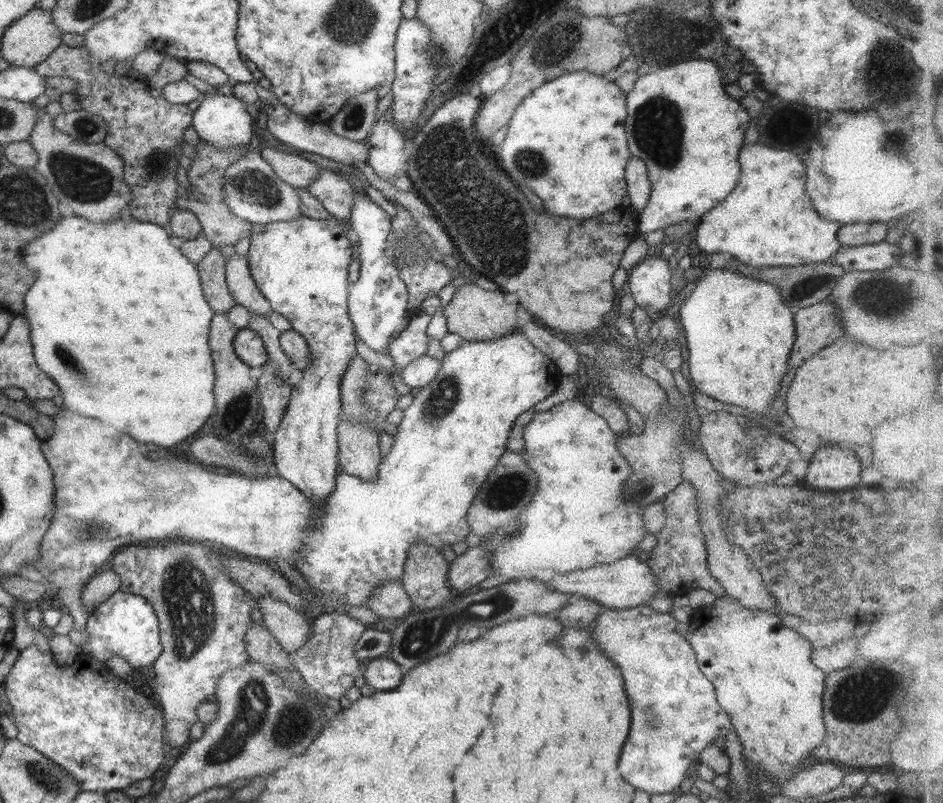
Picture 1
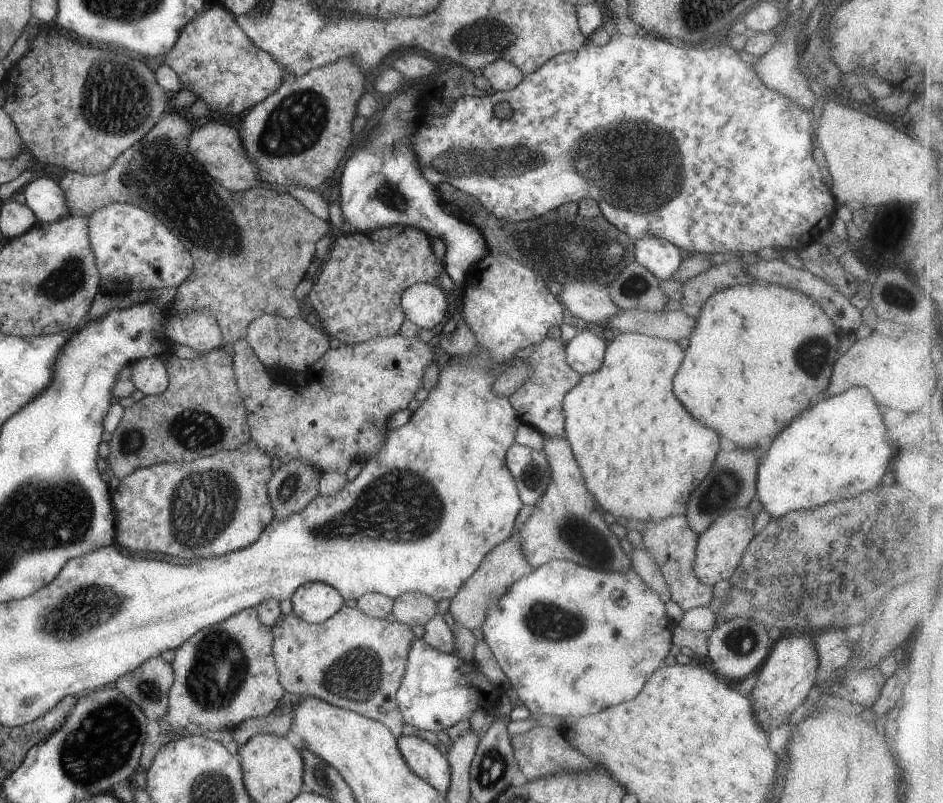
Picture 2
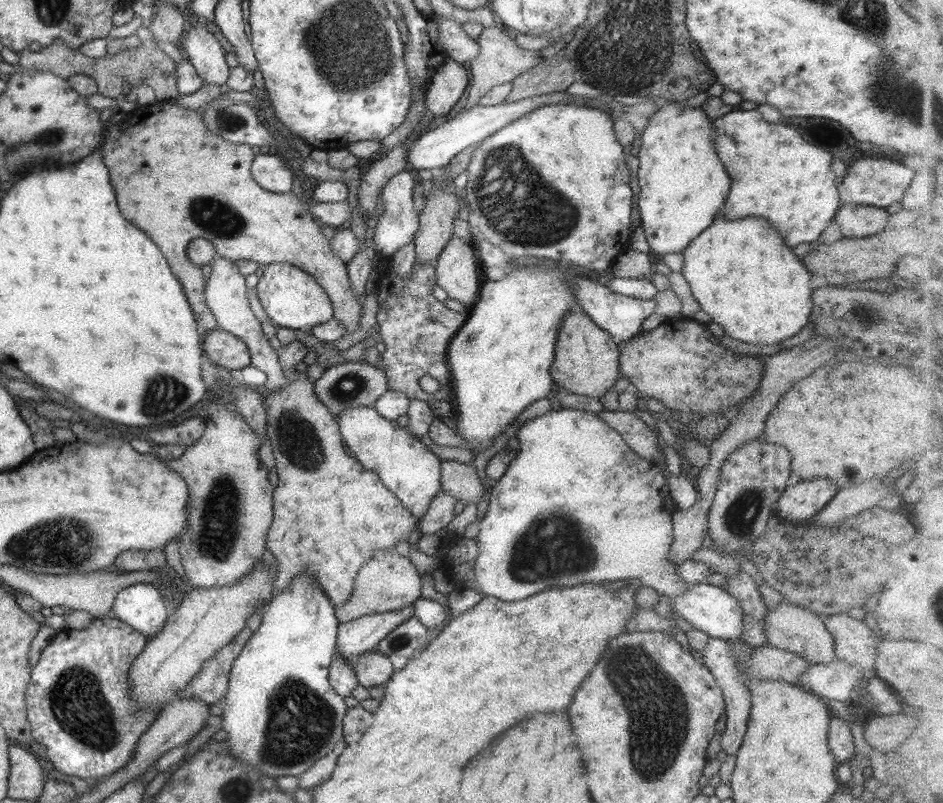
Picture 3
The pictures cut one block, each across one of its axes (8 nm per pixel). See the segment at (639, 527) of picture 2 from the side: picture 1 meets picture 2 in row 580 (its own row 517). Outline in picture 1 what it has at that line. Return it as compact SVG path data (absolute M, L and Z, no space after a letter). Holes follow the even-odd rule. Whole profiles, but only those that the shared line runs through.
M681 482L660 500L664 508L665 524L656 535L657 544L649 552L650 556L646 562L650 573L657 578L657 590L672 597L679 597L701 589L711 592L716 599L721 599L726 593L710 576L707 568L704 534L698 519L698 500L692 486Z

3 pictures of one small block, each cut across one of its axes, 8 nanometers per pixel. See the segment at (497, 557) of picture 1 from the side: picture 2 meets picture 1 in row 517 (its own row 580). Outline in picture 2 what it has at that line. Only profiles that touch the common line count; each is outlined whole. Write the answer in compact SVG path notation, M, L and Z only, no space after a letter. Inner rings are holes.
M553 559L543 563L533 572L522 576L517 582L513 582L507 592L497 598L497 602L485 612L485 620L479 626L482 632L482 641L489 647L489 652L497 661L501 672L509 680L510 688L517 693L518 698L523 705L533 715L551 715L551 716L587 716L593 712L599 712L601 708L607 708L611 704L619 704L621 700L625 702L629 698L637 696L637 693L645 680L659 668L659 663L667 656L672 644L672 633L667 628L667 615L663 609L663 602L657 596L655 591L648 588L632 567L629 566L625 572L607 572L601 569L584 567L568 560Z

